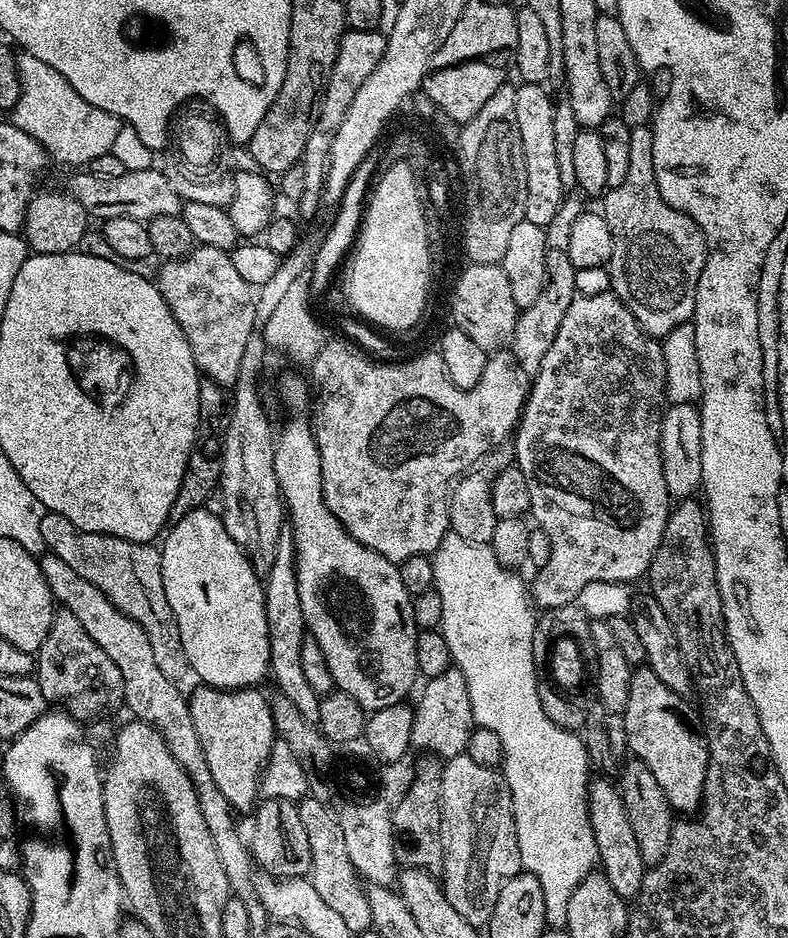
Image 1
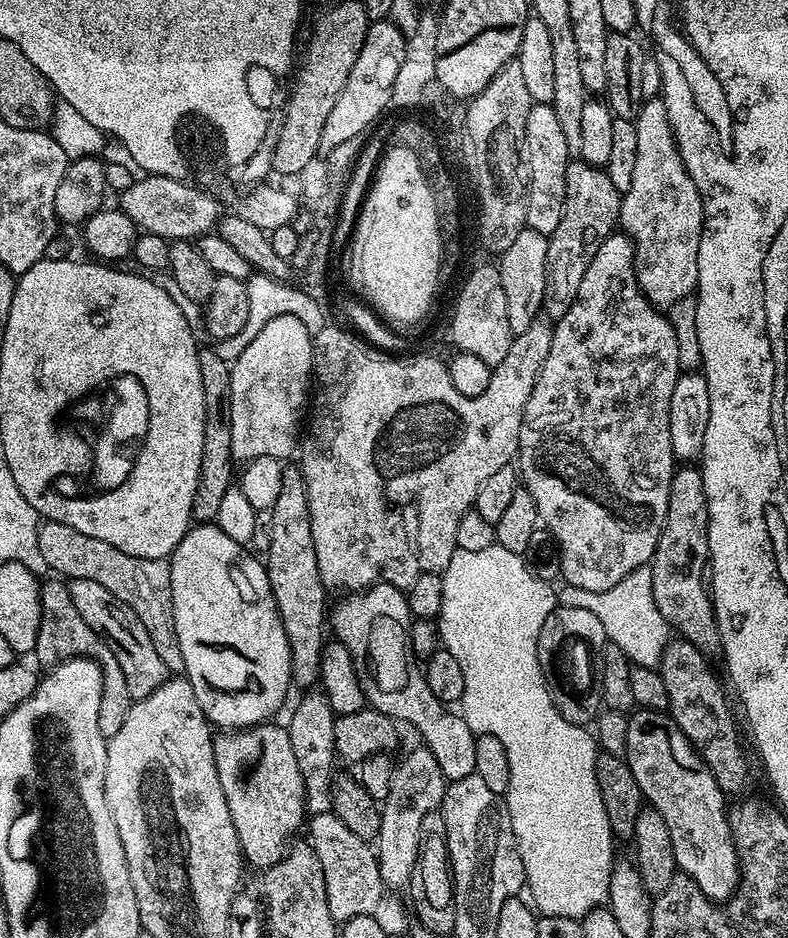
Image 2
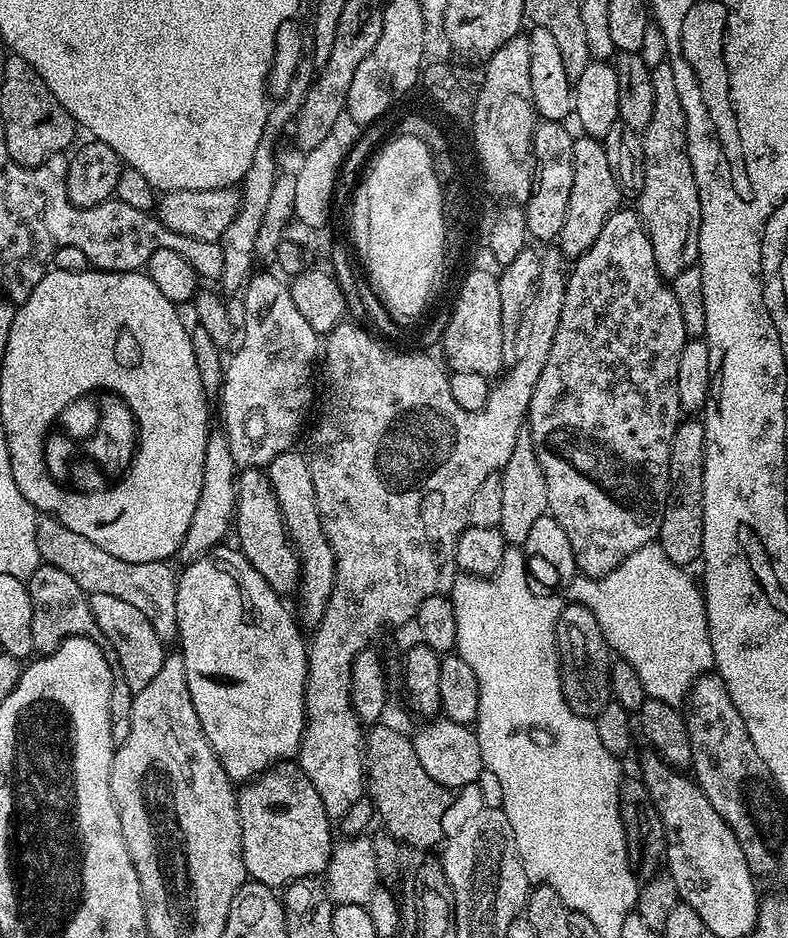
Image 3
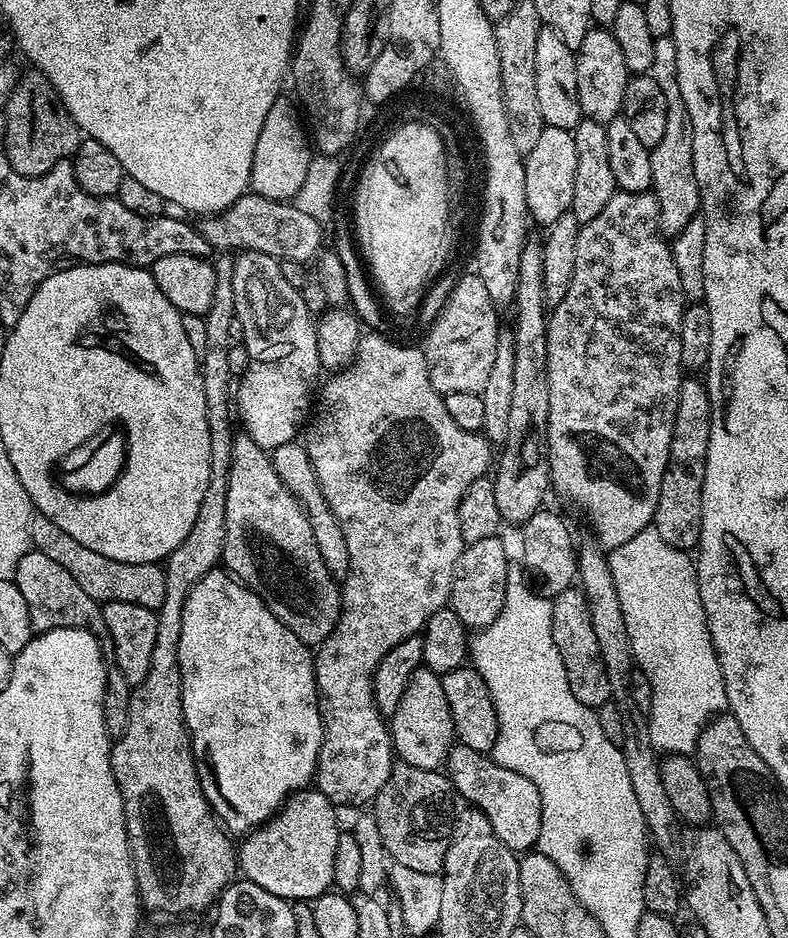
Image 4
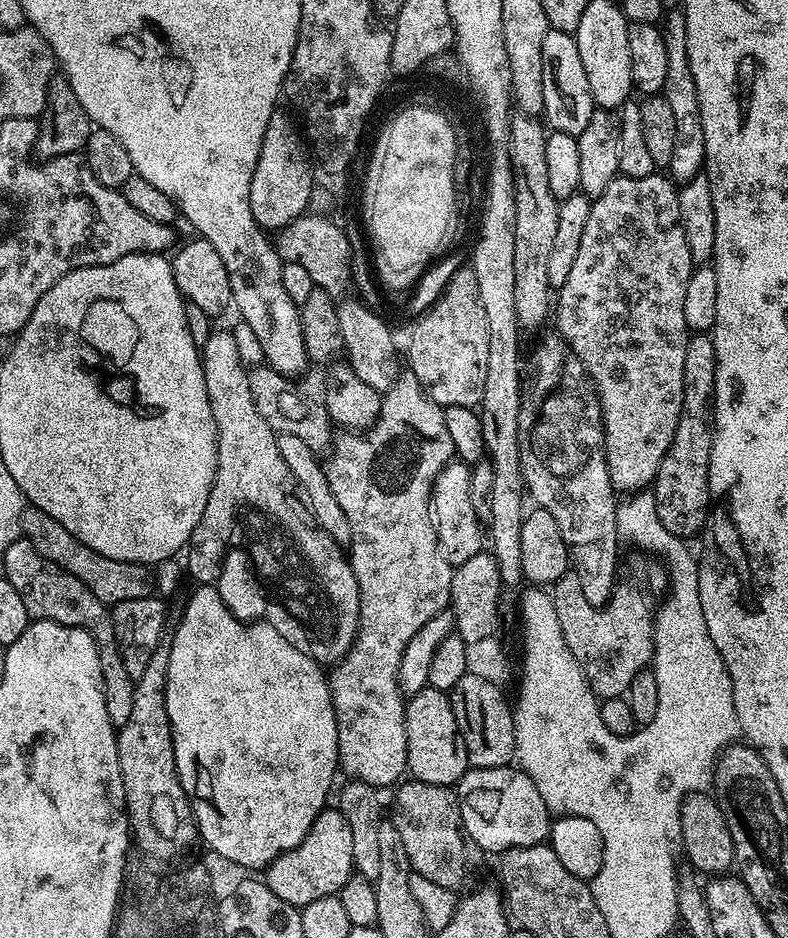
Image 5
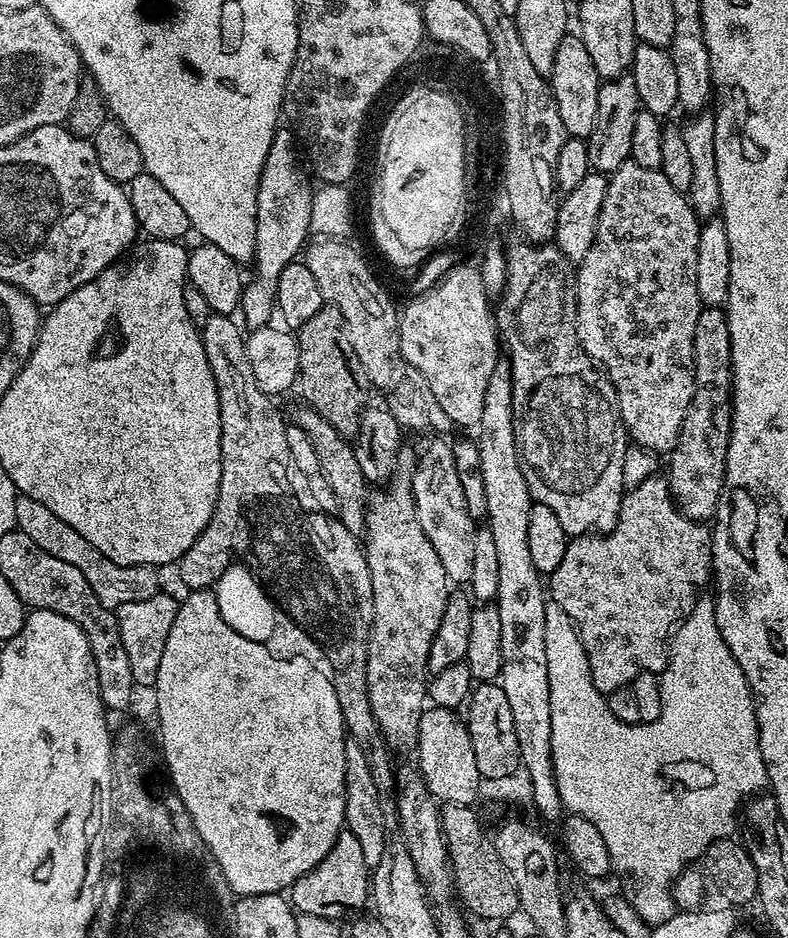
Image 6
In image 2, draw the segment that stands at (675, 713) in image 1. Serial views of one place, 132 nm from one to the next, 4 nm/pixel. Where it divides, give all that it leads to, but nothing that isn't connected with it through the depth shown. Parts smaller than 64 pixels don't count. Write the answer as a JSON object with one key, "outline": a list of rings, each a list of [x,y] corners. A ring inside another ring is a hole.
{"outline":[[[640,708],[627,719],[628,765],[634,770],[645,801],[662,814],[662,822],[670,829],[677,869],[690,877],[706,898],[717,902],[729,900],[740,885],[740,859],[732,843],[726,797],[714,774],[710,774],[671,715]]]}

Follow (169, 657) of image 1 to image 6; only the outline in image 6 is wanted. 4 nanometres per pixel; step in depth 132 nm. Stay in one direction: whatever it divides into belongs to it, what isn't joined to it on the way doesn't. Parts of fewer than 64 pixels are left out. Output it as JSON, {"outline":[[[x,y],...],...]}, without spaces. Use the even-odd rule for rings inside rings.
{"outline":[[[17,495],[14,514],[16,528],[22,534],[26,534],[26,538],[31,538],[35,544],[42,546],[46,554],[54,554],[54,558],[62,558],[62,562],[70,562],[70,566],[82,570],[86,582],[90,582],[90,590],[98,594],[98,602],[102,602],[102,606],[115,610],[126,606],[126,602],[143,602],[155,592],[159,592],[158,574],[153,565],[110,562],[106,554],[94,550],[94,546],[90,546],[90,542],[86,542],[86,538],[82,538],[78,530],[66,526],[66,522],[62,522],[62,518],[46,510],[42,502],[34,502],[34,498],[29,496]]]}

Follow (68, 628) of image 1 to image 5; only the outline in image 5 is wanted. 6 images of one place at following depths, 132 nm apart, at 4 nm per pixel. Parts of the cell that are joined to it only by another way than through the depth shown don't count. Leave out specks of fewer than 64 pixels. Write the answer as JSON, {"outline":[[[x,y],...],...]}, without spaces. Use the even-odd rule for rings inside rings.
{"outline":[[[23,538],[6,546],[2,564],[4,564],[3,579],[8,580],[10,586],[14,586],[14,590],[18,590],[32,620],[49,620],[58,622],[62,626],[89,632],[100,655],[106,714],[110,714],[113,728],[119,730],[122,726],[126,726],[130,713],[134,711],[136,681],[130,678],[130,674],[126,674],[126,662],[122,662],[122,654],[118,650],[109,605],[94,598],[90,586],[86,586],[86,582],[81,582],[79,578],[74,578],[70,570],[62,570],[62,566],[50,562],[50,558],[42,558],[42,554],[38,554],[38,550],[34,550],[34,546],[30,546],[30,542]]]}

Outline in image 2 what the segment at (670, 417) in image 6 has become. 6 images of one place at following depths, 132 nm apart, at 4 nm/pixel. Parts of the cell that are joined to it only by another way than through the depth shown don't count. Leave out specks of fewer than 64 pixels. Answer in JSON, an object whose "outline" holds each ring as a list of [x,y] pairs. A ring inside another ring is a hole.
{"outline":[[[617,230],[612,235],[607,236],[602,242],[602,246],[598,246],[598,254],[594,254],[594,258],[590,262],[590,266],[586,270],[586,274],[582,278],[582,286],[578,286],[578,294],[574,298],[574,302],[570,306],[570,310],[566,310],[566,314],[562,314],[560,320],[555,321],[552,330],[552,341],[550,342],[550,354],[546,354],[546,362],[542,362],[542,370],[538,374],[538,382],[534,386],[534,390],[530,394],[530,398],[524,407],[524,417],[522,418],[522,430],[520,431],[520,451],[518,453],[518,476],[522,481],[523,487],[528,489],[528,492],[534,498],[534,506],[538,510],[540,520],[543,527],[547,528],[552,533],[552,537],[556,539],[556,545],[560,548],[560,576],[569,584],[572,590],[581,588],[582,590],[594,590],[601,592],[602,590],[610,590],[610,586],[618,586],[618,582],[622,582],[622,578],[626,578],[626,574],[630,574],[634,570],[645,567],[651,561],[652,555],[656,553],[658,546],[658,538],[664,529],[664,519],[668,513],[668,499],[670,498],[670,482],[672,481],[672,473],[674,471],[674,457],[670,446],[670,398],[673,395],[674,384],[678,382],[682,373],[680,363],[678,362],[678,341],[674,339],[674,326],[670,326],[667,315],[661,309],[655,308],[654,305],[647,300],[642,294],[642,290],[636,281],[636,251],[632,245],[632,240],[624,235],[623,231]]]}

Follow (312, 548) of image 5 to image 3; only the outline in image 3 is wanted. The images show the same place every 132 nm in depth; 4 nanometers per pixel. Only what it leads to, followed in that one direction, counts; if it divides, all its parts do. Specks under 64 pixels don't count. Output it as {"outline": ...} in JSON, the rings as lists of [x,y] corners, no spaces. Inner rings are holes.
{"outline":[[[259,468],[243,469],[236,477],[236,515],[234,517],[235,543],[245,558],[266,578],[269,586],[282,598],[295,593],[300,587],[300,560],[296,549],[288,539],[288,531],[284,525],[282,514],[278,510],[278,502],[274,490],[270,486],[267,475]]]}

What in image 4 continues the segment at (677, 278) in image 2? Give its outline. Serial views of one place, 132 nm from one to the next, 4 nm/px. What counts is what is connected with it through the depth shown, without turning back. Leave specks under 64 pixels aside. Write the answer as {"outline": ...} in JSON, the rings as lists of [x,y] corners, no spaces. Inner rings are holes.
{"outline":[[[658,36],[654,42],[654,66],[650,75],[666,94],[666,131],[658,146],[650,149],[651,191],[656,193],[660,206],[660,228],[664,235],[674,238],[686,226],[697,219],[700,207],[700,191],[694,178],[694,134],[686,102],[682,102],[682,90],[678,90],[678,50],[671,36]]]}

